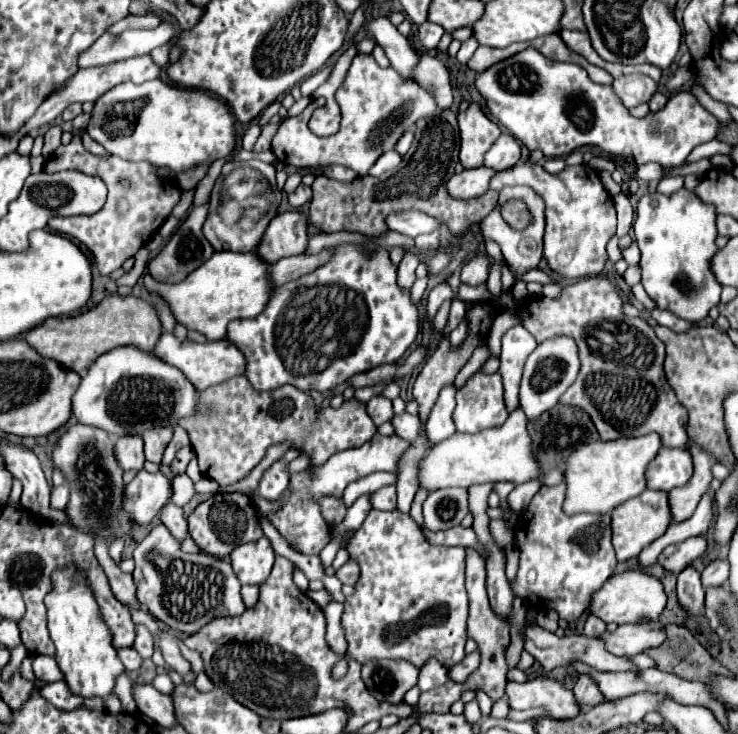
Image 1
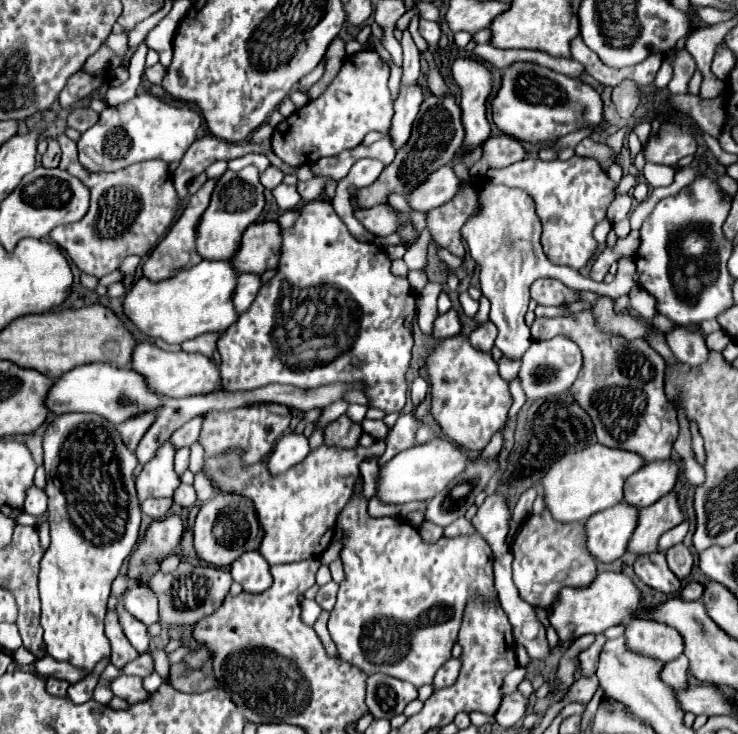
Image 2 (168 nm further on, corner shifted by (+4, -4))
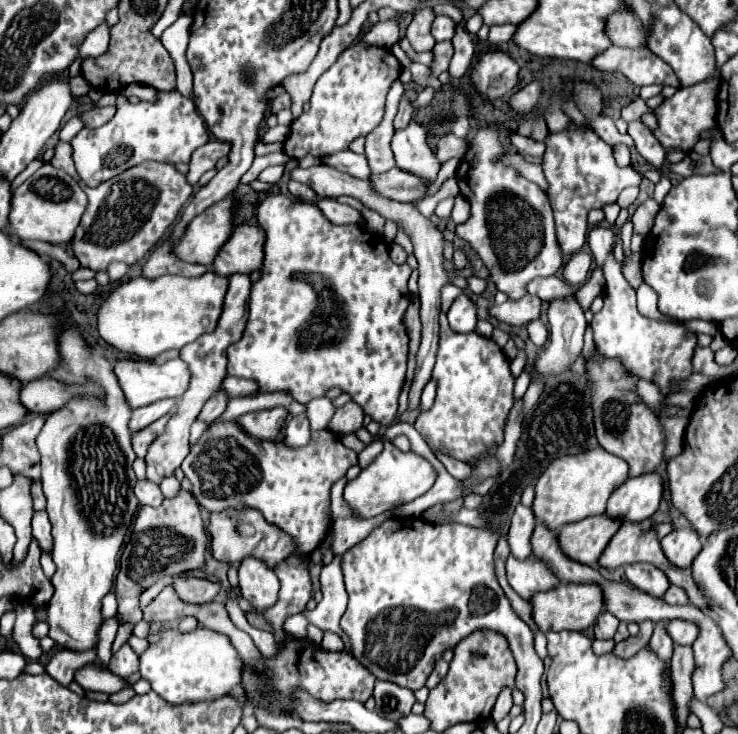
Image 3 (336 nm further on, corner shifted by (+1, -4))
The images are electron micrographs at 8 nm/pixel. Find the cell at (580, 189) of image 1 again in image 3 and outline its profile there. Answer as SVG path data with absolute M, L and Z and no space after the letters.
M571 124L565 132L547 136L547 150L541 160L543 174L549 182L547 196L555 214L555 232L559 248L565 256L571 256L581 250L587 242L587 214L593 208L603 208L607 204L615 204L617 196L627 186L639 186L641 174L637 174L631 166L619 168L613 158L613 146L595 136L589 128L577 128Z

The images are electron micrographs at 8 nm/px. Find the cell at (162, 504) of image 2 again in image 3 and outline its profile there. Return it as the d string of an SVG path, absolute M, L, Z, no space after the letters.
M139 480L135 486L135 496L143 506L159 506L163 504L165 496L157 484L151 484L149 480Z

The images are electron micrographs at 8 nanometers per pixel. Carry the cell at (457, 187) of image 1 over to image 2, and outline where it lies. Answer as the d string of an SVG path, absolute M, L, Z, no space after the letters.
M446 164L444 168L432 172L432 176L428 176L428 180L424 180L424 184L416 188L416 192L410 192L406 200L412 210L428 212L454 198L458 188L460 188L460 180L452 172L452 166Z

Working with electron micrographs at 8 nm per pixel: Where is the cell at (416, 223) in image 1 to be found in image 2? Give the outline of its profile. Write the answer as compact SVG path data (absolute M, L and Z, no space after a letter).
M386 206L376 208L358 208L354 210L354 216L360 220L360 224L370 230L374 236L390 236L398 228L396 214Z

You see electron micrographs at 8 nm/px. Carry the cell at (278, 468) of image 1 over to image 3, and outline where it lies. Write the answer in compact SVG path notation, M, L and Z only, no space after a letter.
M305 414L293 416L287 426L285 426L285 440L289 448L303 448L311 442L311 430L309 430L309 420Z

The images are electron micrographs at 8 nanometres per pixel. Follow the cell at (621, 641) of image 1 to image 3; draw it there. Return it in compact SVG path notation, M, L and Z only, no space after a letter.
M671 620L665 630L671 636L673 644L677 644L677 646L691 646L699 634L697 626L691 622L685 622L685 620Z

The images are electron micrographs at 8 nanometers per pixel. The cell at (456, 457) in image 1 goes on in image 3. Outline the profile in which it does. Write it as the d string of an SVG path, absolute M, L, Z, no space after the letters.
M385 442L383 452L371 462L361 474L347 482L343 490L343 498L349 502L349 506L361 516L361 518L373 518L387 510L393 510L401 504L413 502L421 494L425 494L437 480L437 470L429 460L415 452L401 452L391 442Z

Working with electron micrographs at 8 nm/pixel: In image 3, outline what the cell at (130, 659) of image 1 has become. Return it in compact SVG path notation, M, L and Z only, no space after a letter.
M199 626L189 634L179 634L177 630L161 630L161 640L151 644L141 654L139 674L151 684L151 688L171 704L215 700L225 696L233 686L241 682L243 662L237 650L231 646L229 638Z

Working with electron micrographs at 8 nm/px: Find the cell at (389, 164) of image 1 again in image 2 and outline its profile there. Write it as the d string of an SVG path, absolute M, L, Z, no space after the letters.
M364 158L364 160L358 160L354 164L354 168L344 178L344 182L346 182L346 186L364 188L364 186L370 186L380 176L382 170L384 170L384 164L382 162L372 160L372 158Z

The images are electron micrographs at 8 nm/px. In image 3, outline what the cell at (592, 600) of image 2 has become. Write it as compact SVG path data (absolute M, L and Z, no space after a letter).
M561 582L559 588L551 592L539 592L539 596L531 598L533 604L533 620L537 622L541 632L585 632L587 628L595 626L601 612L605 612L605 596L599 584L573 584Z

